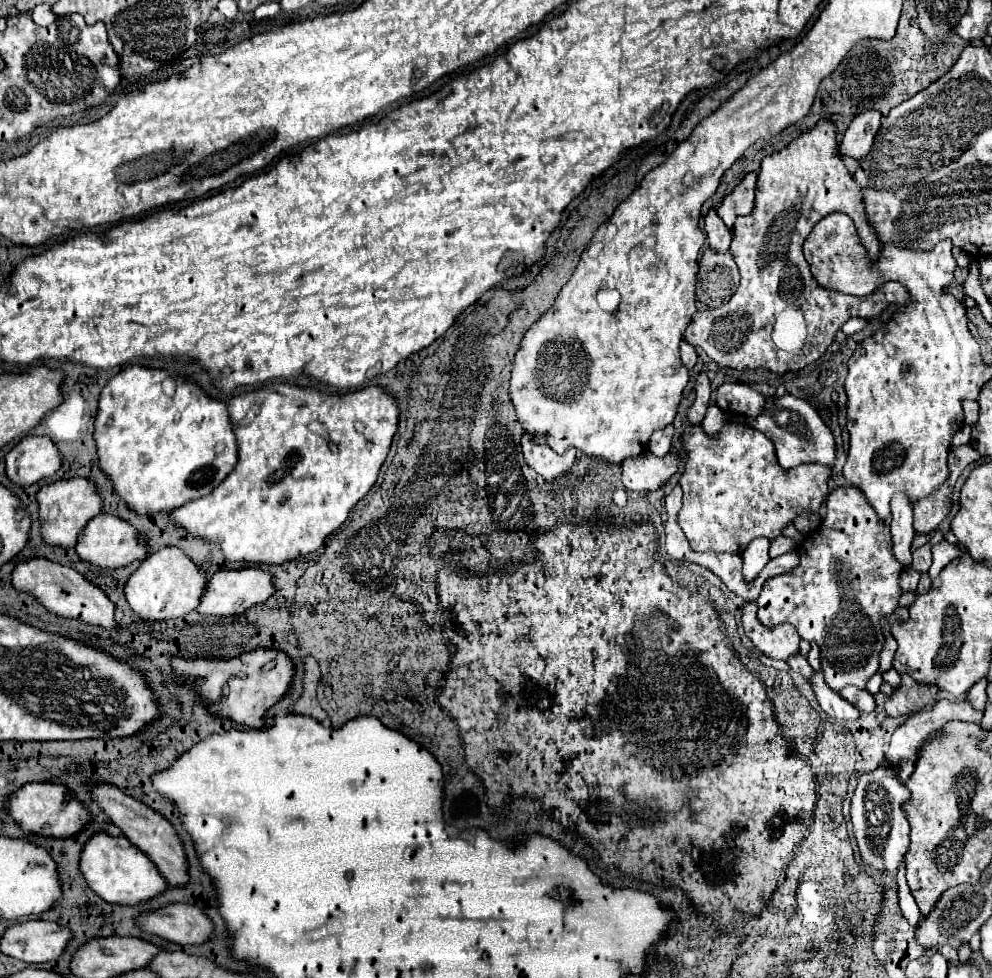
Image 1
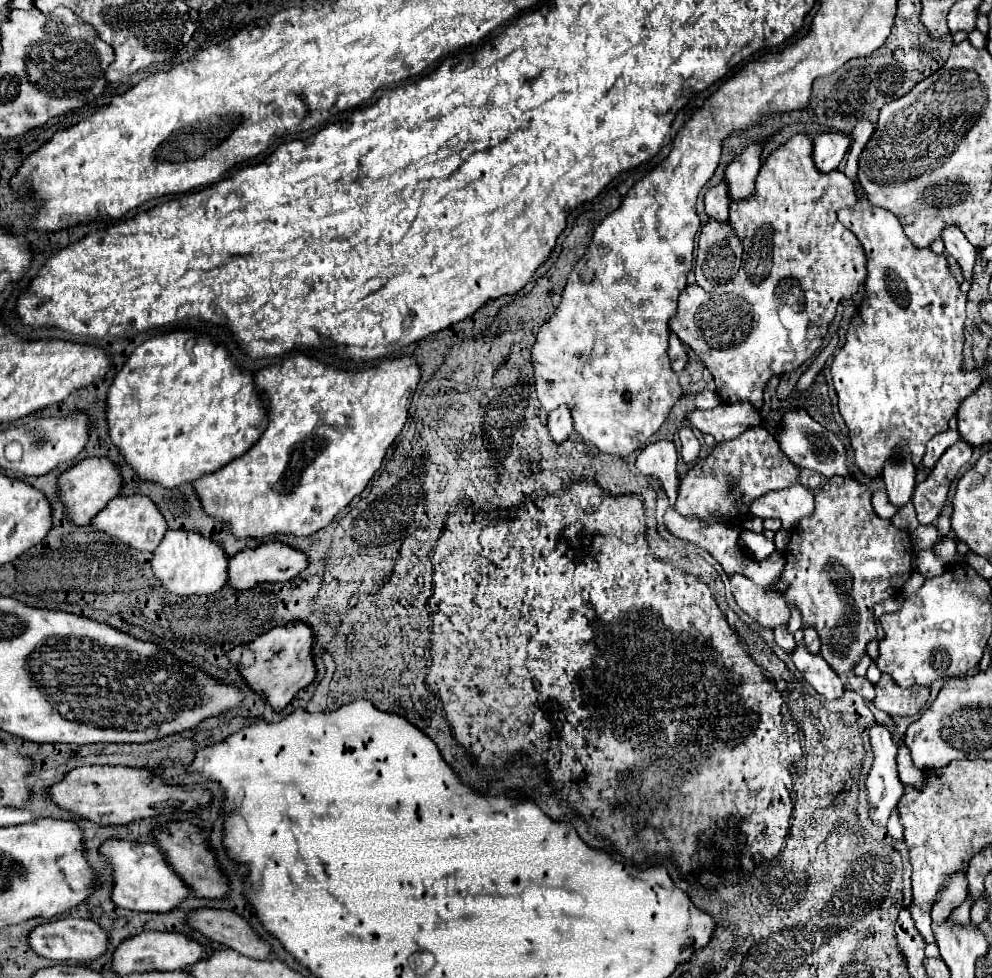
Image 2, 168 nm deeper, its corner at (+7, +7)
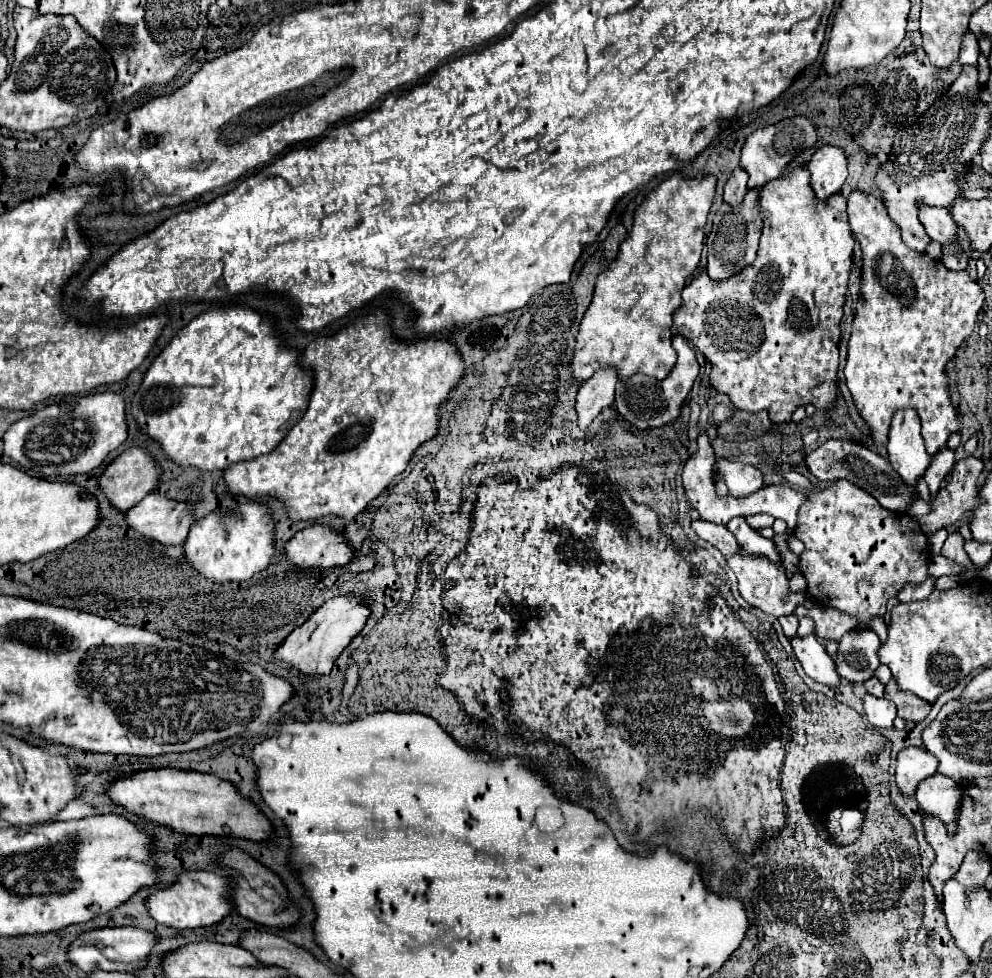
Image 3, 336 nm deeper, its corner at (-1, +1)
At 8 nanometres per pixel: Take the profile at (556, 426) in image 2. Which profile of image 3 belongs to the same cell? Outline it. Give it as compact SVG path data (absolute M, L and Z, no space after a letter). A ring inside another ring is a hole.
M599 369L591 379L587 379L577 395L577 417L579 429L587 429L591 421L613 403L617 383L617 369Z

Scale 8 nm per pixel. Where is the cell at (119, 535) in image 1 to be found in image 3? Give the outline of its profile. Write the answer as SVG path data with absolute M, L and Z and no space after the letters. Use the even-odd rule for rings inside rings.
M149 493L127 511L127 523L141 535L163 545L181 545L195 523L195 517L191 517L187 501L171 501L157 493Z

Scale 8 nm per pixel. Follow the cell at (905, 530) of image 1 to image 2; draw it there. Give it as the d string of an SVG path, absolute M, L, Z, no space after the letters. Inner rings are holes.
M907 453L891 459L883 467L883 483L891 505L901 509L909 503L915 487L915 467L911 465Z

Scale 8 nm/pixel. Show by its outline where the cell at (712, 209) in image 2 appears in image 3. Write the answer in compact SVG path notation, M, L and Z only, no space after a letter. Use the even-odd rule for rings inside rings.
M735 167L729 181L725 183L725 195L723 201L727 201L729 205L739 205L747 193L747 171L743 171L741 167Z

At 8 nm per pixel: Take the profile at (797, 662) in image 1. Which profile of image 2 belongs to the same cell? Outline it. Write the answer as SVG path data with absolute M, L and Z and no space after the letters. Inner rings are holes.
M777 627L773 633L775 633L775 643L777 643L785 653L795 651L797 641L795 641L795 639L793 639L793 635L787 631L787 627Z

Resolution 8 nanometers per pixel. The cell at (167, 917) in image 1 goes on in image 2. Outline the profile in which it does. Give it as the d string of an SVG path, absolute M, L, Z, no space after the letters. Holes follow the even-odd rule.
M193 909L187 913L185 923L191 931L197 931L211 941L223 943L237 953L251 959L265 959L271 951L269 945L261 943L259 937L251 931L251 927L233 911L223 909Z

